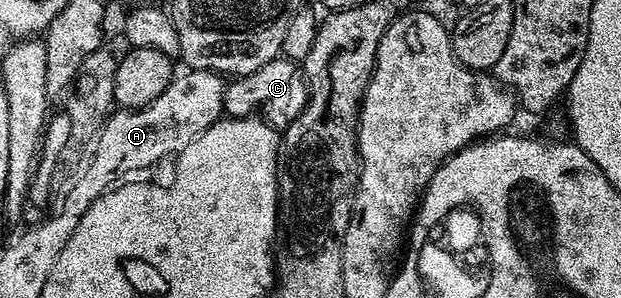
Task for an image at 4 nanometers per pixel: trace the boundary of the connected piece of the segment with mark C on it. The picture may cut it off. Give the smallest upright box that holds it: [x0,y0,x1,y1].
[223,57,306,129]

